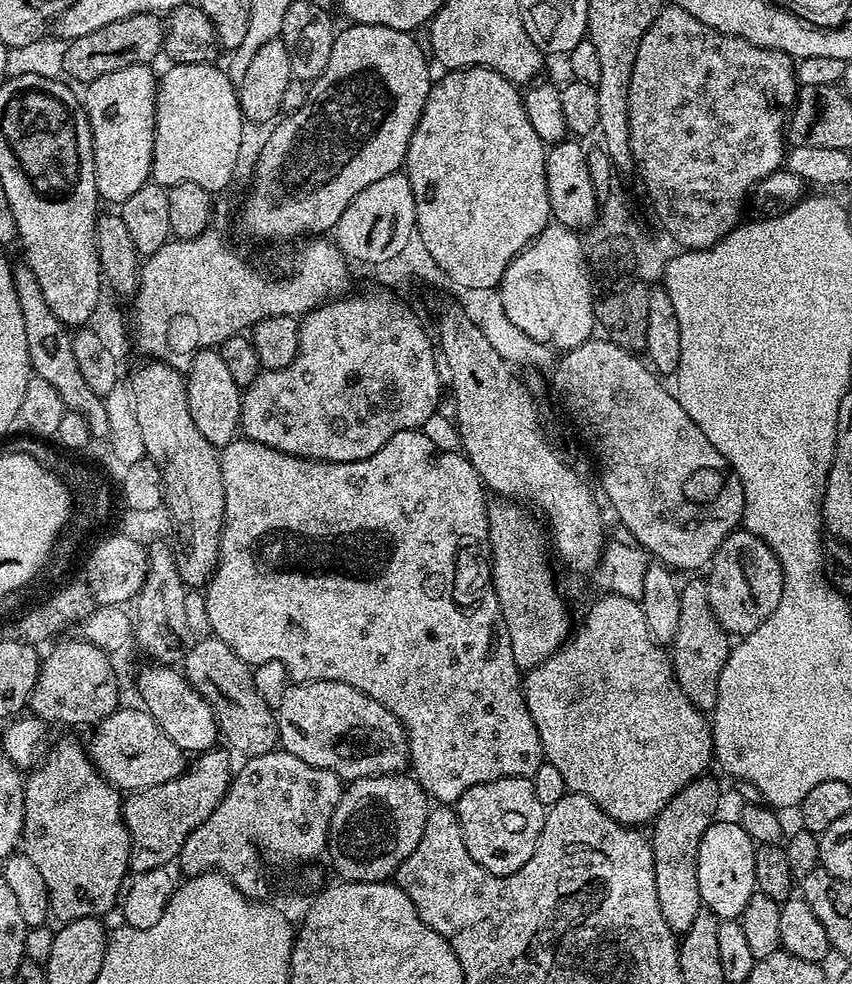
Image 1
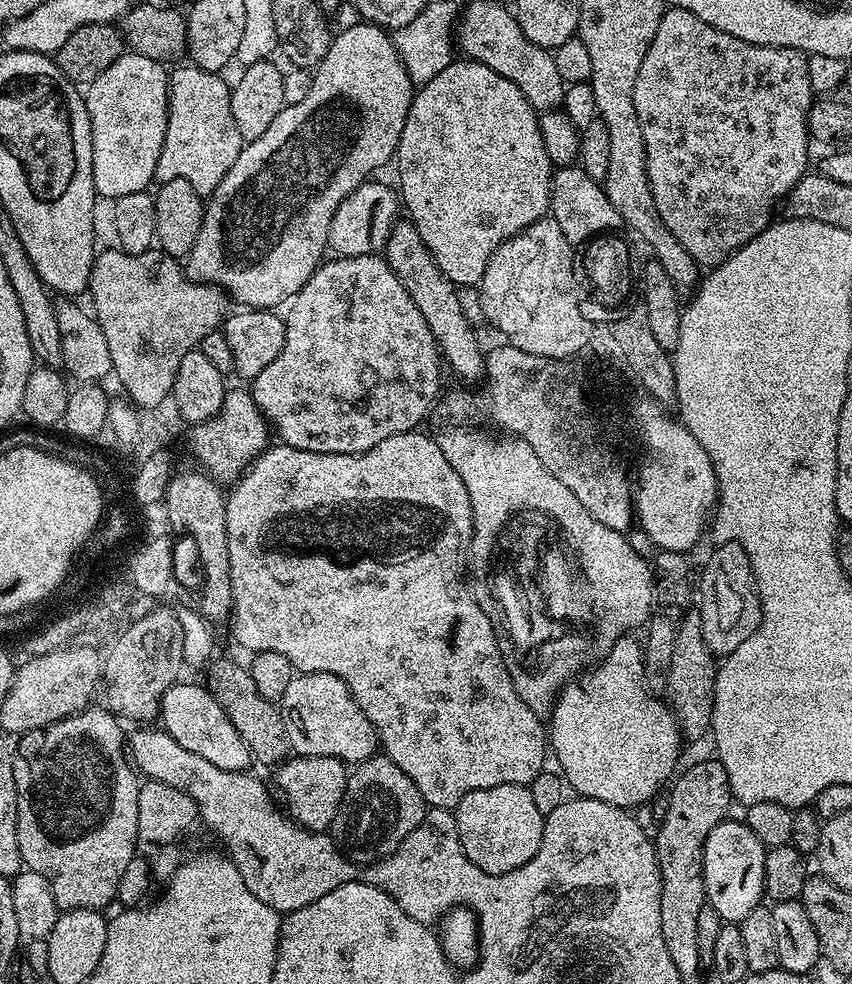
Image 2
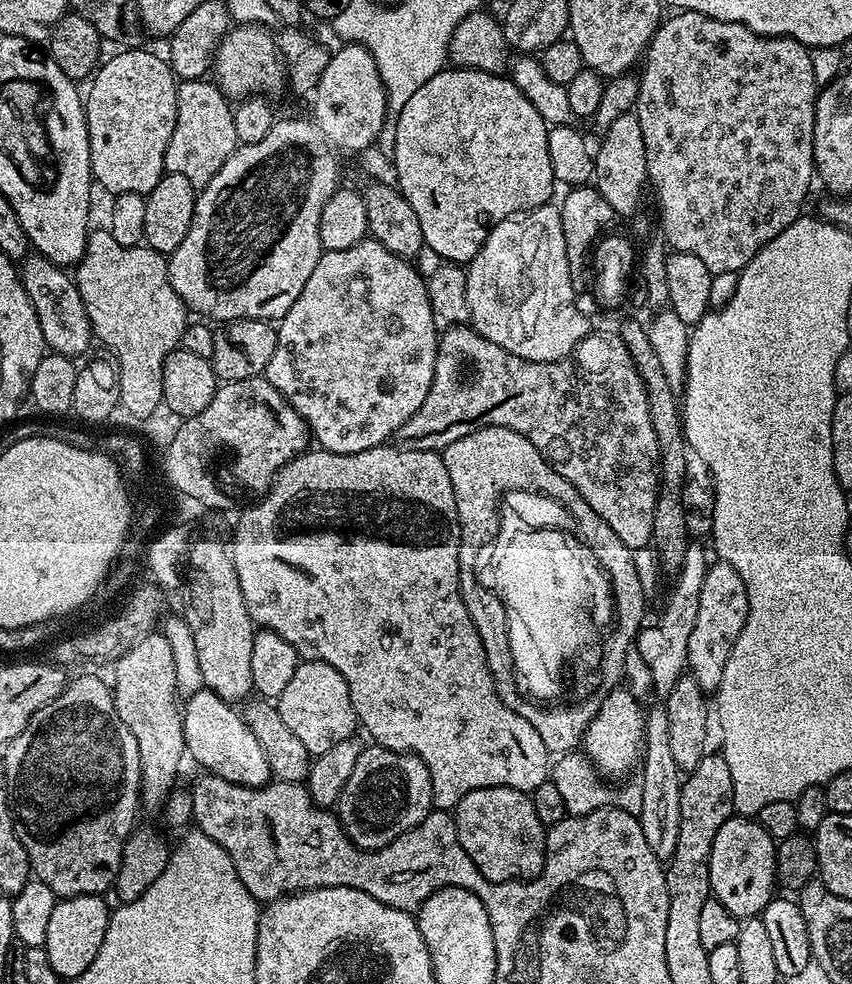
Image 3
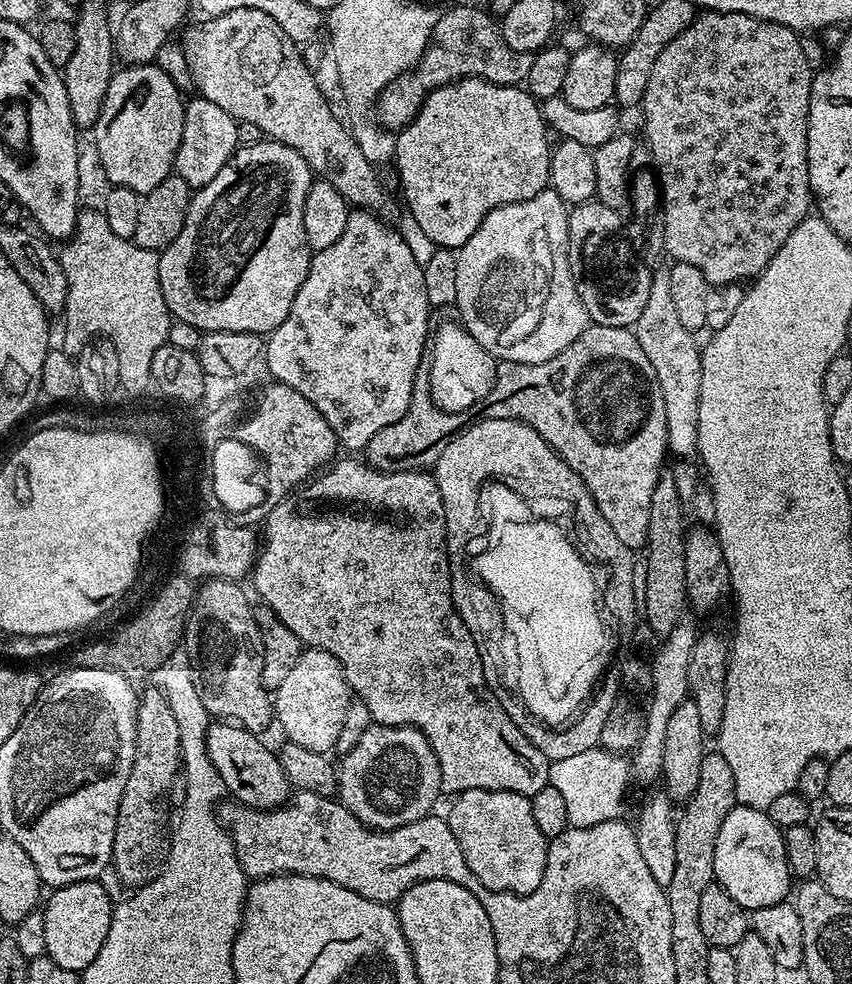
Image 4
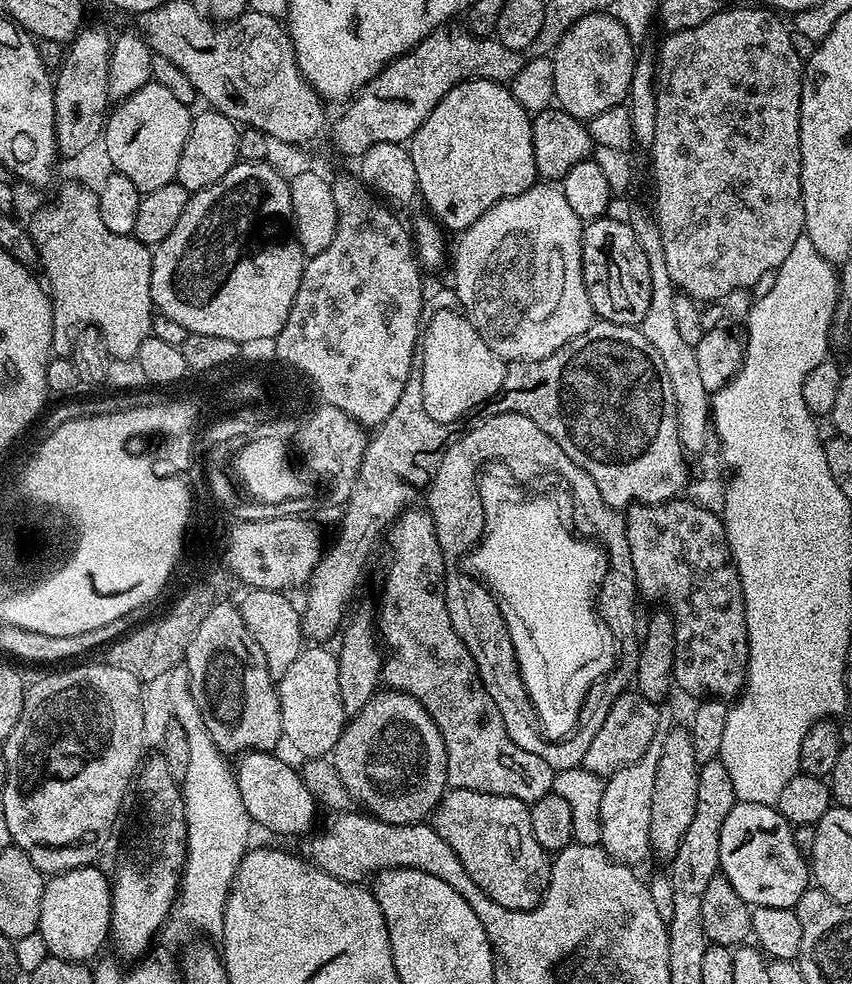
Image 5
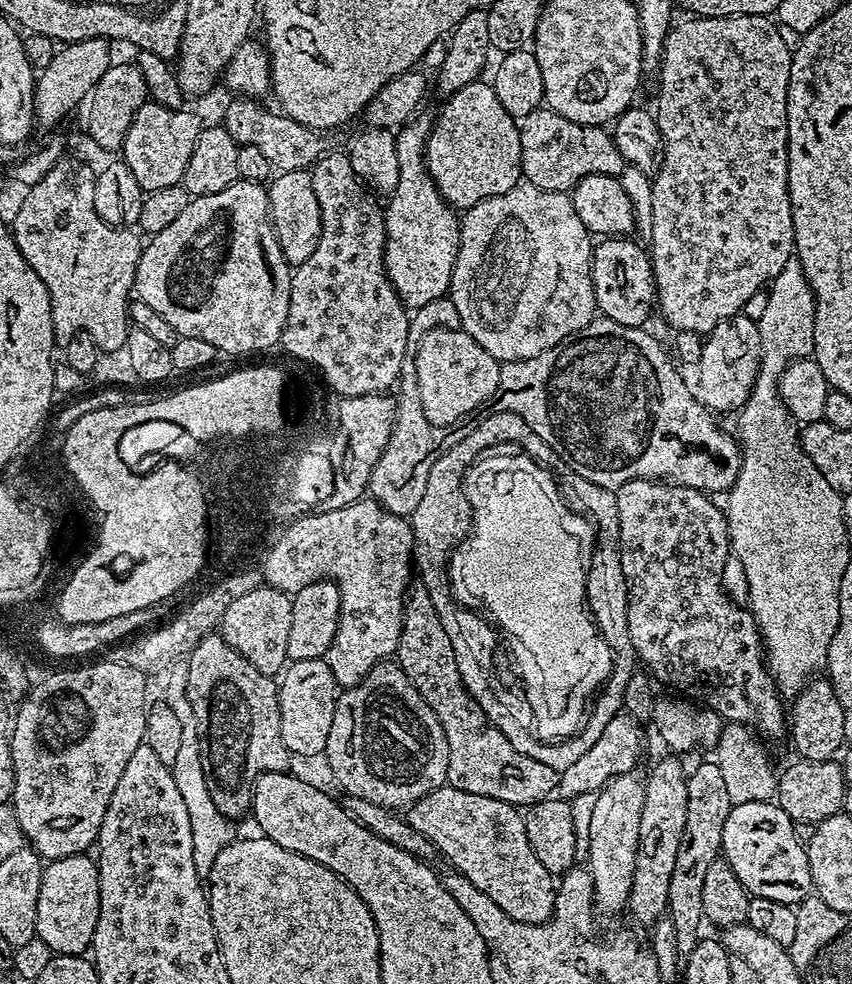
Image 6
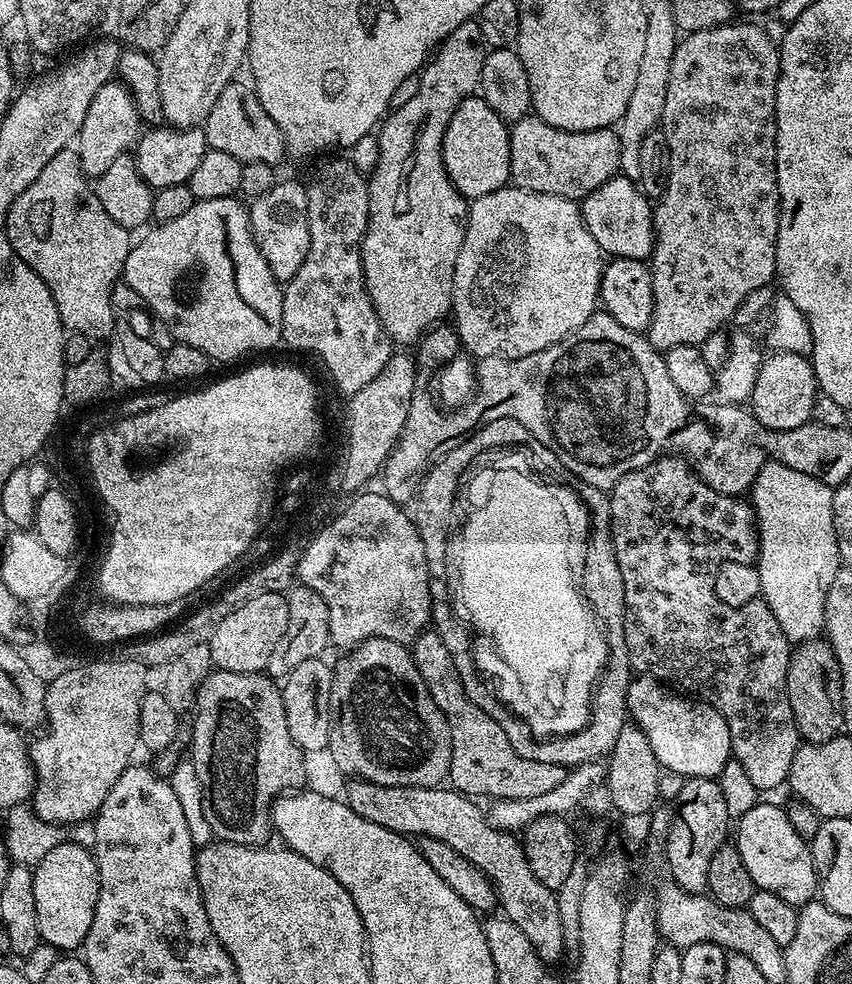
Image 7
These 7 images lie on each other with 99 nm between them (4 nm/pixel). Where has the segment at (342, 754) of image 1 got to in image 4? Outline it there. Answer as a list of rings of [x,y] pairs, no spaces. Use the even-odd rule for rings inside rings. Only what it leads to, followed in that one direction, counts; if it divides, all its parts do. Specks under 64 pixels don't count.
[[[305,647],[282,686],[274,689],[274,720],[291,743],[328,754],[342,734],[349,703],[350,689],[342,662],[326,650]]]

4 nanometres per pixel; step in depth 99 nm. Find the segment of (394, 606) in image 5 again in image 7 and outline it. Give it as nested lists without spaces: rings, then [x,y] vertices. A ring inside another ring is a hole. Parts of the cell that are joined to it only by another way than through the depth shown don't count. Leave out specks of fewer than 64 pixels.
[[[421,632],[420,637],[412,641],[410,651],[418,666],[418,674],[422,674],[426,682],[426,690],[430,690],[430,698],[434,698],[434,706],[442,710],[448,723],[452,743],[448,780],[457,792],[463,792],[469,798],[489,795],[495,800],[538,798],[554,790],[554,786],[568,777],[567,768],[554,766],[554,762],[534,762],[531,758],[522,758],[522,754],[514,751],[502,726],[498,726],[498,722],[494,722],[486,710],[474,706],[474,702],[468,700],[454,666],[454,658],[450,650],[442,646],[442,638],[437,632]]]

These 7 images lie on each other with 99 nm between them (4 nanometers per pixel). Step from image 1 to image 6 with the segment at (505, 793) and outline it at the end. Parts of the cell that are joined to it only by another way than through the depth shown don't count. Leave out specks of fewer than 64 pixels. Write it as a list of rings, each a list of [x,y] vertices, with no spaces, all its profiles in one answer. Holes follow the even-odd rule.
[[[445,786],[414,802],[407,809],[406,819],[418,834],[426,834],[434,842],[437,853],[445,856],[455,871],[470,878],[510,918],[527,924],[545,924],[552,917],[558,884],[530,847],[517,805]]]

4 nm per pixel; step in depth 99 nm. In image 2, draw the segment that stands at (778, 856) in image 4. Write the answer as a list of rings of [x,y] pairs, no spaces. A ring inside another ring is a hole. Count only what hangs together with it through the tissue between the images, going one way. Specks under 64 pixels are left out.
[[[726,818],[706,838],[704,847],[704,894],[707,907],[718,910],[726,922],[739,922],[750,910],[761,907],[764,896],[764,853],[762,842],[754,838],[747,824]]]

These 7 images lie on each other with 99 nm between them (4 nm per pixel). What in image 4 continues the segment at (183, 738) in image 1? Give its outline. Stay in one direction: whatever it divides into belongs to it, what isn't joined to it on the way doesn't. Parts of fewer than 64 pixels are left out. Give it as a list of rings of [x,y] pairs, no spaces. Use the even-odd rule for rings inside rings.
[[[227,722],[213,723],[208,730],[208,753],[210,754],[210,762],[214,762],[214,770],[218,770],[227,795],[229,797],[233,796],[236,799],[235,803],[237,805],[246,808],[278,808],[289,799],[290,785],[280,765],[279,755],[273,749],[271,752],[260,739],[261,737],[259,735],[247,732],[247,730],[238,724],[230,724]]]

